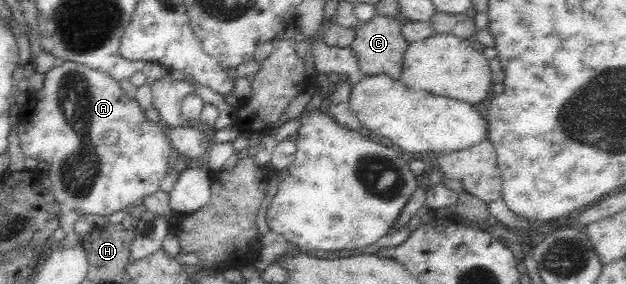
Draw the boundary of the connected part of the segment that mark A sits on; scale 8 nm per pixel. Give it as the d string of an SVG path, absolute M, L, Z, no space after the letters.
M58 60L55 61L55 67L51 67L51 71L45 73L43 80L43 87L39 90L33 91L25 105L21 108L21 113L18 114L18 121L16 125L17 133L19 133L21 151L26 157L35 158L37 161L49 161L51 163L51 170L48 172L51 180L51 192L57 200L61 203L61 213L67 211L76 211L81 215L103 215L109 216L115 211L121 211L128 205L135 203L135 201L143 200L147 195L152 195L160 191L161 181L166 177L168 169L168 159L174 155L174 151L169 146L169 140L165 136L165 130L161 123L153 124L145 120L144 111L139 108L139 103L133 98L125 97L125 92L121 90L119 82L116 82L111 76L101 71L89 69L83 64L78 64L73 61Z

